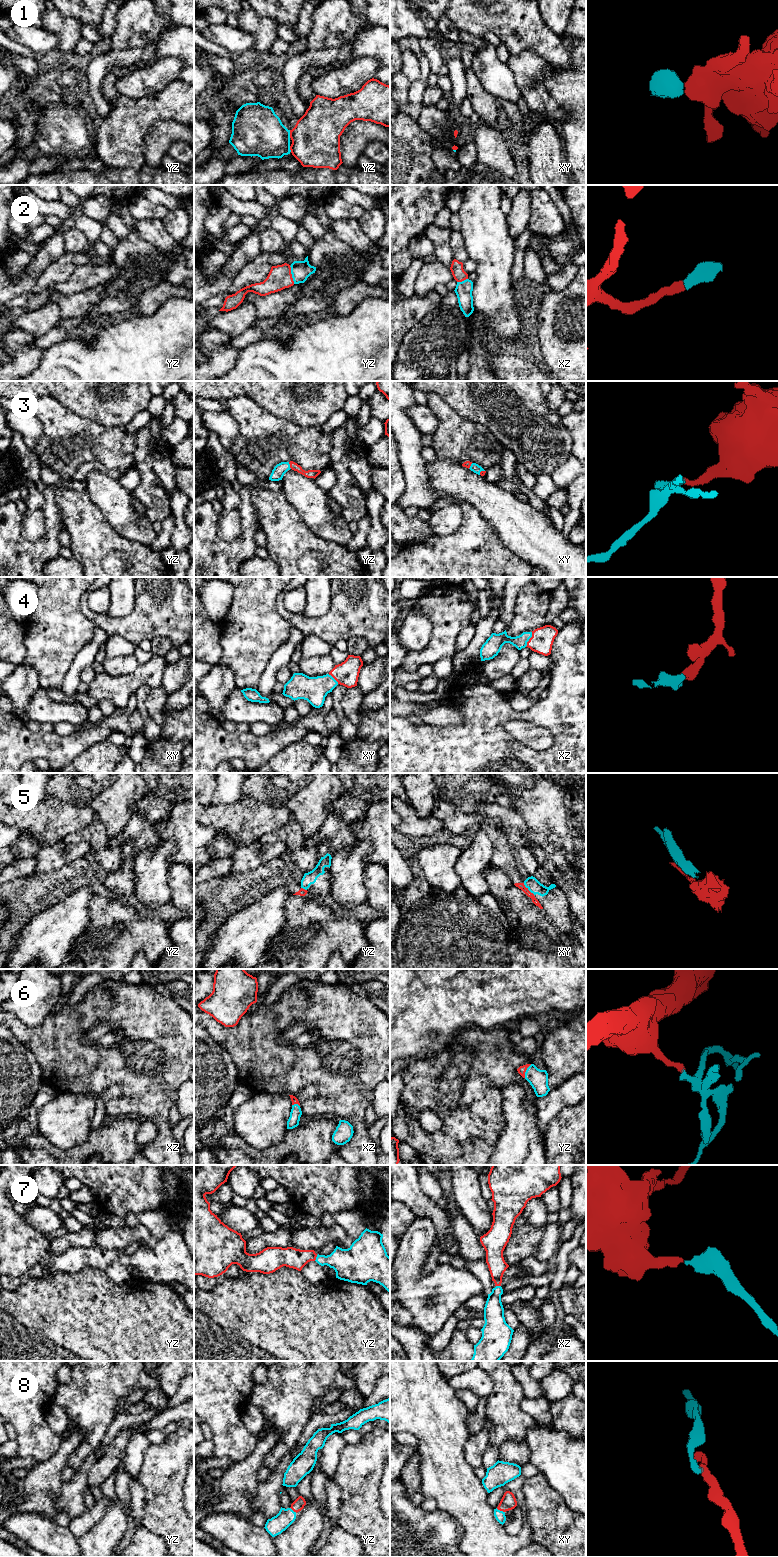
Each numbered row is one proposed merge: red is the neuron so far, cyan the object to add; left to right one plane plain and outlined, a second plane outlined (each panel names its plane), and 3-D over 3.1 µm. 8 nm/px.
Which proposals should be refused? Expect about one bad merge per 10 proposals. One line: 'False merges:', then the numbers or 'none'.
False merges: 1, 5

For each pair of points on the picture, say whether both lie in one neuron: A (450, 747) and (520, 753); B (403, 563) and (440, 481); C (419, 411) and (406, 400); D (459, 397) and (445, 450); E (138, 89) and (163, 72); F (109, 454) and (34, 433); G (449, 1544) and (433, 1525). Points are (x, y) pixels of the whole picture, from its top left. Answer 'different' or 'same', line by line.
A: same
B: different
C: different
D: different
E: same
F: different
G: same

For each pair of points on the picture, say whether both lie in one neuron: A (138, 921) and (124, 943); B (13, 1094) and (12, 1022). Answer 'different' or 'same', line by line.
A: same
B: different

